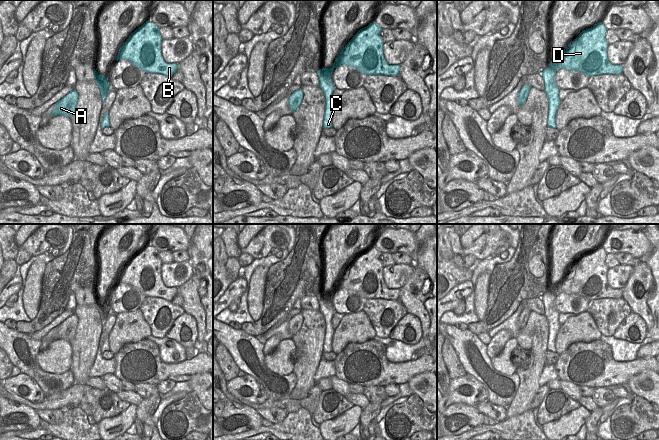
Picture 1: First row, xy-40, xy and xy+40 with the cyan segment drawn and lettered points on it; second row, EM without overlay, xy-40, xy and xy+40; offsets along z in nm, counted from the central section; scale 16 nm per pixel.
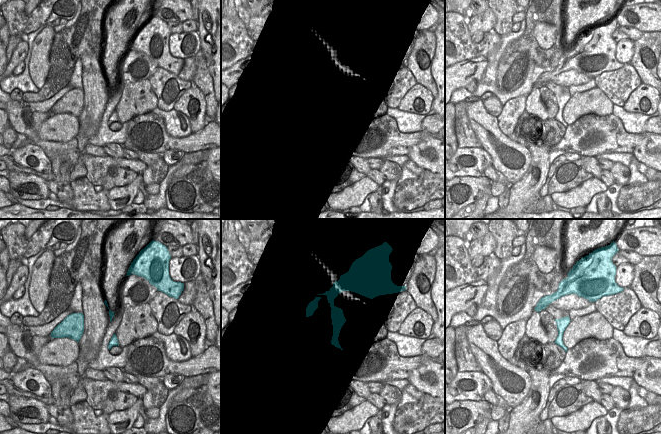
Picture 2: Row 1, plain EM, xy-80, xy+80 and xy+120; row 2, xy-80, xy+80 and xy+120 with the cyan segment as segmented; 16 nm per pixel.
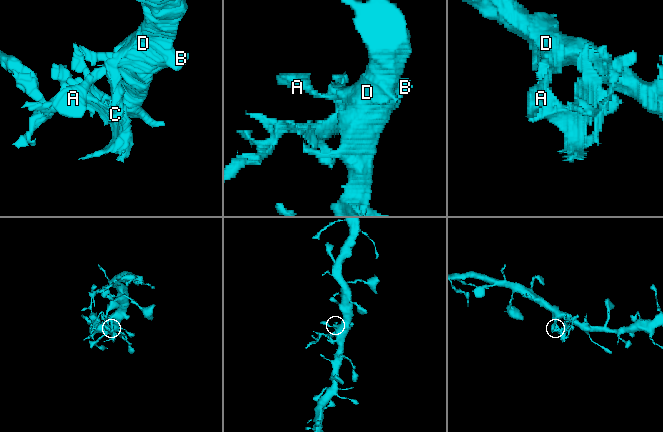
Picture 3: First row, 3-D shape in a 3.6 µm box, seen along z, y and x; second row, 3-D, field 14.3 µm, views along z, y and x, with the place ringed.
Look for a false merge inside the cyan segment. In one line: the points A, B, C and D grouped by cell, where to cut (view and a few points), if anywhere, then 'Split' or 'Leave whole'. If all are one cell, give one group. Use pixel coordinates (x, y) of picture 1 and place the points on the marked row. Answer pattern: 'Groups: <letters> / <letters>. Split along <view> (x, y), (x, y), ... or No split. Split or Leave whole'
Groups: A B D / C. Split along xy+40 (557, 86), (549, 89), (546, 93). Split

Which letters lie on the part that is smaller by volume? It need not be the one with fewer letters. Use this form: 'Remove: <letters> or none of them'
Remove: C

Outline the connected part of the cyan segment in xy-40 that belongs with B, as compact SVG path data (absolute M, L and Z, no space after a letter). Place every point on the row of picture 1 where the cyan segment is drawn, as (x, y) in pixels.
M146 21L136 29L120 47L116 61L125 59L146 73L172 77L178 63L166 63L161 54L162 38L159 27Z

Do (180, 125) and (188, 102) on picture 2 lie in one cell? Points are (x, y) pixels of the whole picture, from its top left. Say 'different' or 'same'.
different

